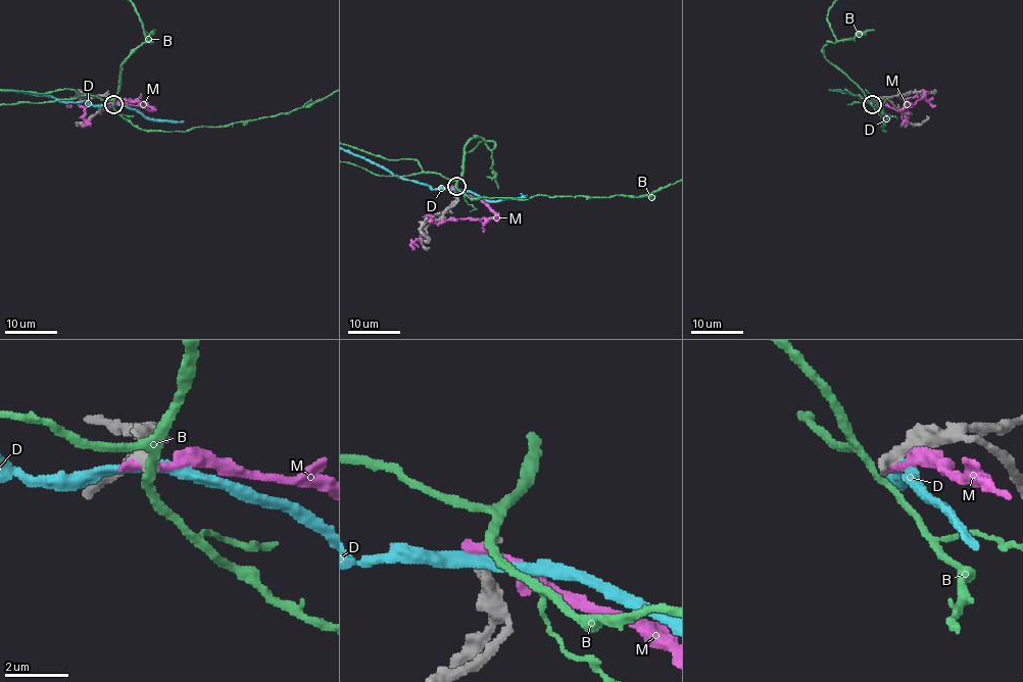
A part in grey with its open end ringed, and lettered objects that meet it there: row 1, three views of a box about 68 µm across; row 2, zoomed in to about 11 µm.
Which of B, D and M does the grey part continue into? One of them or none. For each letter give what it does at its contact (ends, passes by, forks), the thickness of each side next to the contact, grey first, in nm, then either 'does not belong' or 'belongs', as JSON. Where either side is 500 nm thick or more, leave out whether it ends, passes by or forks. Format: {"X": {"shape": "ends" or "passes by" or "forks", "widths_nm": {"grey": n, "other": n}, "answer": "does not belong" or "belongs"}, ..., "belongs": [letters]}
{"B": {"shape": "forks", "widths_nm": {"grey": 420, "other": 200}, "answer": "does not belong"}, "D": {"widths_nm": {"grey": 500, "other": 320}, "answer": "does not belong"}, "M": {"shape": "ends", "widths_nm": {"grey": 480, "other": 280}, "answer": "does not belong"}, "belongs": []}

